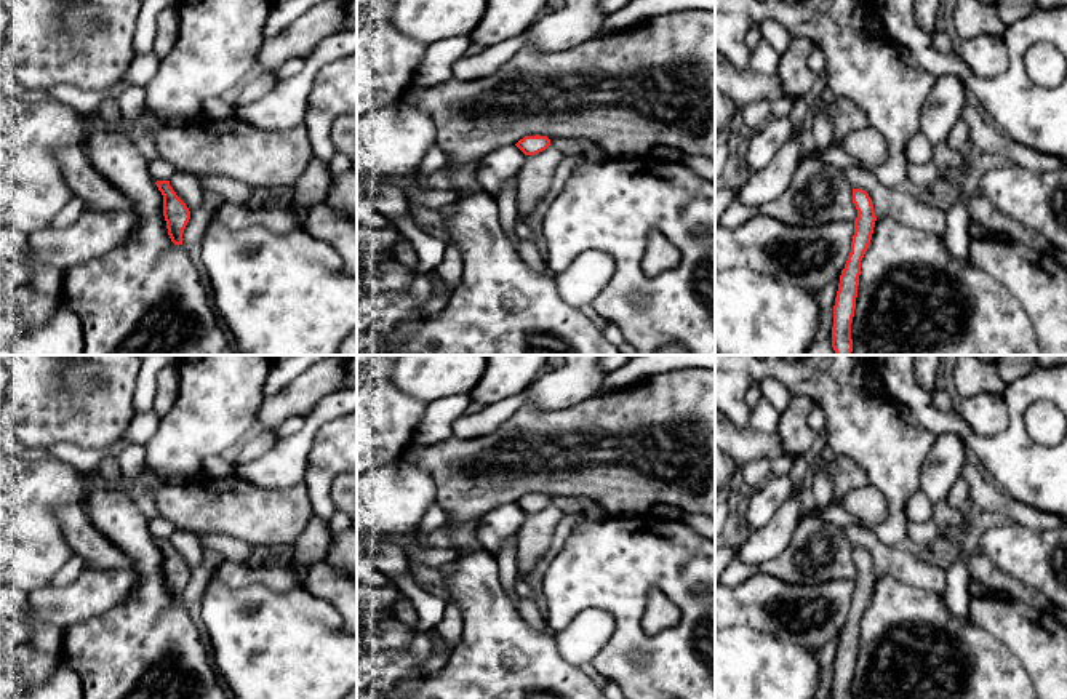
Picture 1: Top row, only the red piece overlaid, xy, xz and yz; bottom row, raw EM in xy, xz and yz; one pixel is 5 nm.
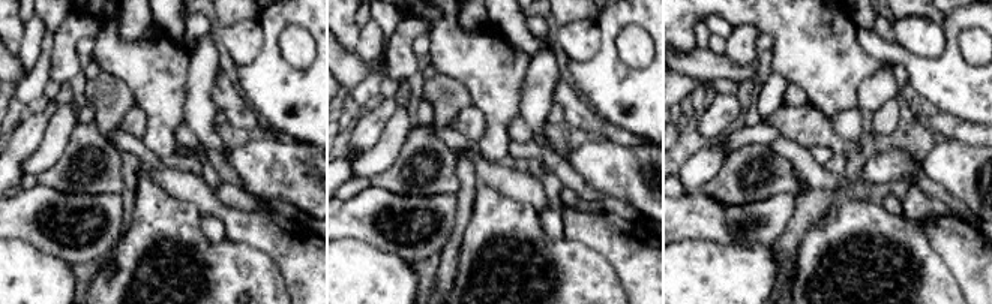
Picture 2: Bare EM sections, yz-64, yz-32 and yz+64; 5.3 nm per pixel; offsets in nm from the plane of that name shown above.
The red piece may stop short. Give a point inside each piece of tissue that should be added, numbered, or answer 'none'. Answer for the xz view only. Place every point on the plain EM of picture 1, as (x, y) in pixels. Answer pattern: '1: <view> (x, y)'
none

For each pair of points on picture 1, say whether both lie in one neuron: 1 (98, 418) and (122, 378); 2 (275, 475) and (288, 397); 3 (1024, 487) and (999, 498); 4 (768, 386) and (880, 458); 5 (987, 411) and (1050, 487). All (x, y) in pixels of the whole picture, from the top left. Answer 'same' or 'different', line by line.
1: same
2: different
3: different
4: different
5: different

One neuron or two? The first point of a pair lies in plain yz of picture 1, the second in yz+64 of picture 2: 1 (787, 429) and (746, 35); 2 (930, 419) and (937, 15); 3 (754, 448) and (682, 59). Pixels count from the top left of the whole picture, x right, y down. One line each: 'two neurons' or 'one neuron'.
1: one neuron
2: two neurons
3: one neuron

